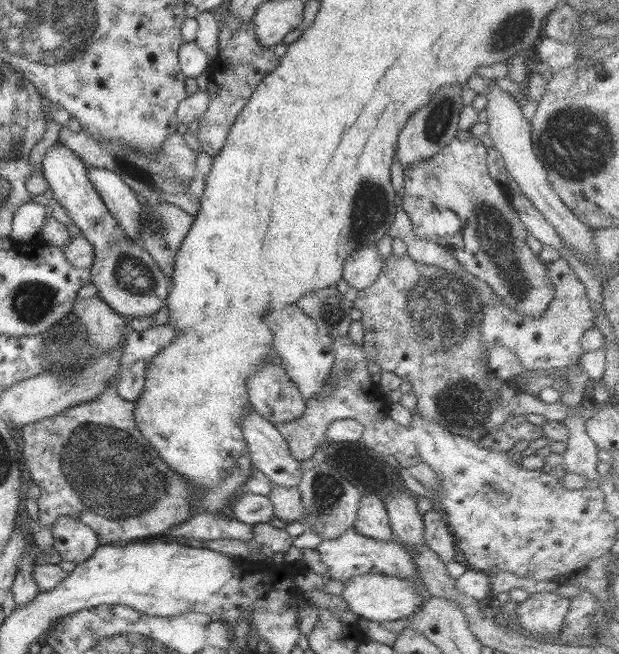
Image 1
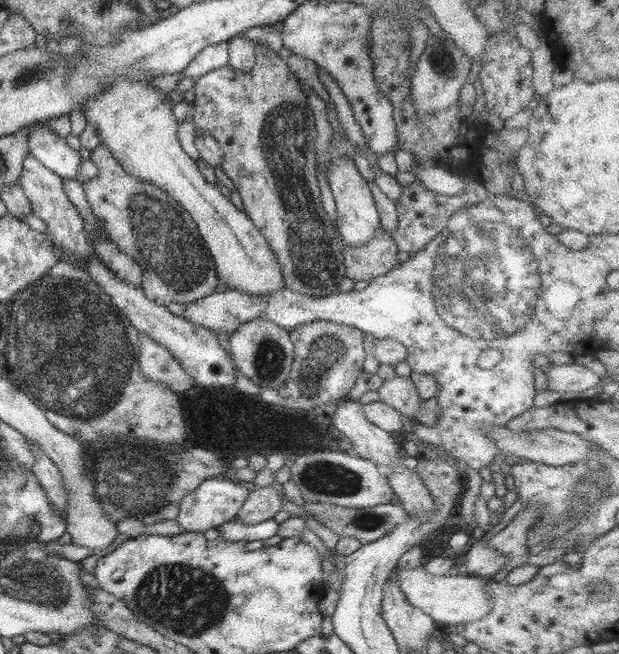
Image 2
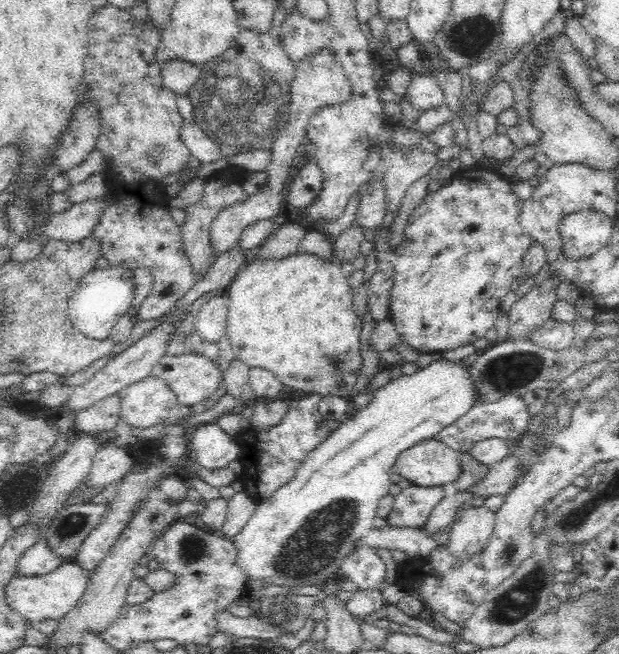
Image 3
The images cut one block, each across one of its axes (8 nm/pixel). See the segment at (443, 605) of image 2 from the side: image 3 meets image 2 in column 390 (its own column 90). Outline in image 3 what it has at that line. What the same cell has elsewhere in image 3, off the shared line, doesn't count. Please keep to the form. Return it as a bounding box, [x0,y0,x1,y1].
[6,561,91,622]

